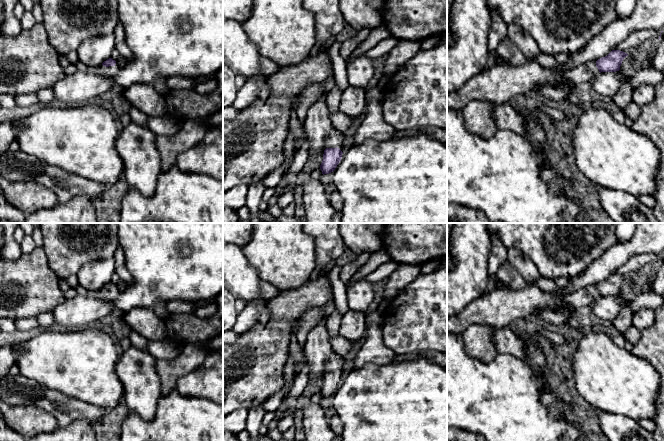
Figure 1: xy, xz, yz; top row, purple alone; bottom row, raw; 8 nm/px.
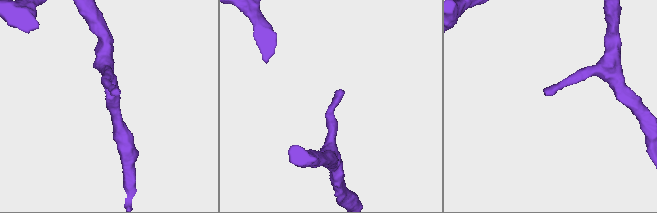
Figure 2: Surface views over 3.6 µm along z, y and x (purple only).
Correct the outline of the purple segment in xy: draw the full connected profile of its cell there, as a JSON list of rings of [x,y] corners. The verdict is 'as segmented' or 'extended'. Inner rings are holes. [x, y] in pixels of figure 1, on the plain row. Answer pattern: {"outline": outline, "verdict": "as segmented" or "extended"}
{"outline": [[[109,282],[106,285],[104,285],[97,294],[99,295],[99,297],[105,300],[112,301],[120,296],[121,291],[122,291],[121,286],[116,286],[112,282]]], "verdict": "extended"}

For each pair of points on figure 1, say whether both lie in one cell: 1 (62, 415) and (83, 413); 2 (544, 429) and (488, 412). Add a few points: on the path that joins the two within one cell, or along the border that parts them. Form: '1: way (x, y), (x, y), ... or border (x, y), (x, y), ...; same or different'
1: way (67, 413), (78, 413); same
2: way (530, 429), (526, 429), (508, 412), (502, 412); same

